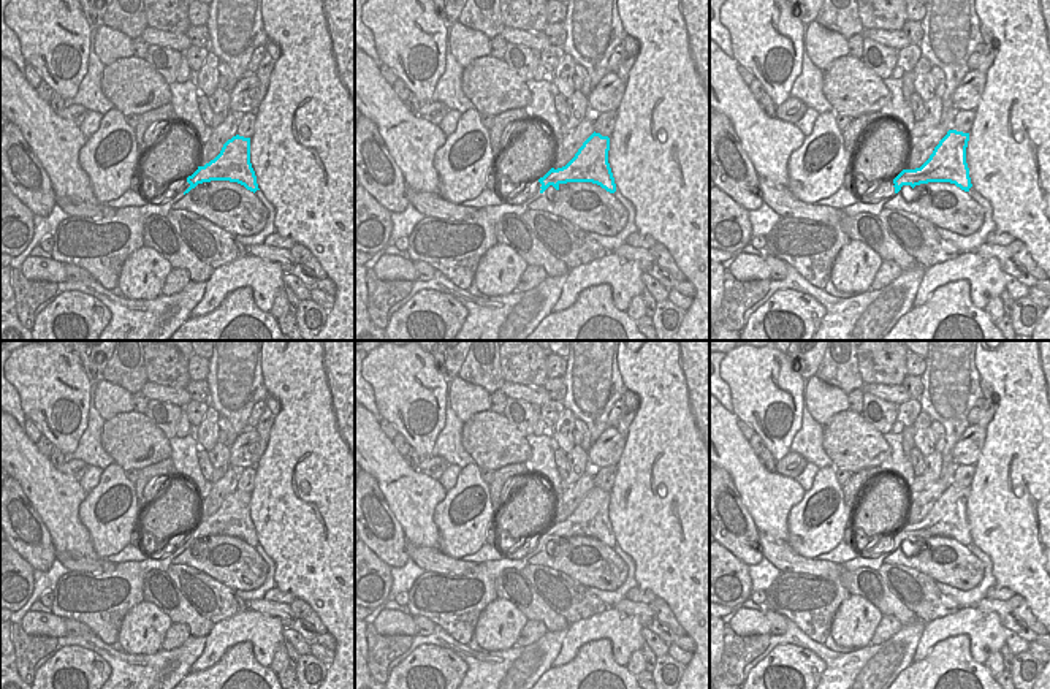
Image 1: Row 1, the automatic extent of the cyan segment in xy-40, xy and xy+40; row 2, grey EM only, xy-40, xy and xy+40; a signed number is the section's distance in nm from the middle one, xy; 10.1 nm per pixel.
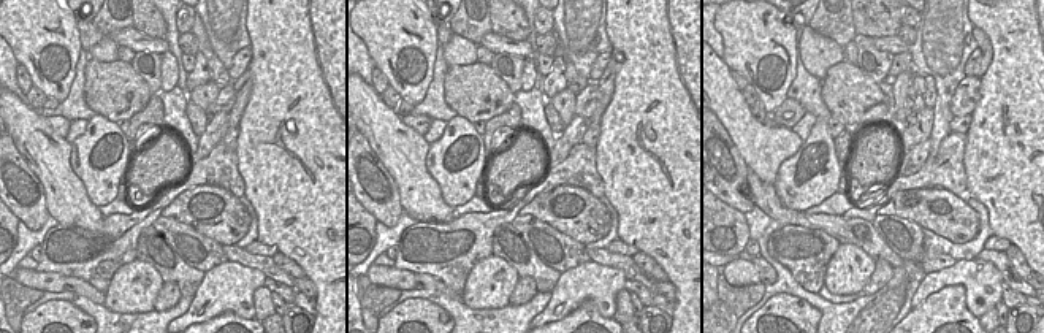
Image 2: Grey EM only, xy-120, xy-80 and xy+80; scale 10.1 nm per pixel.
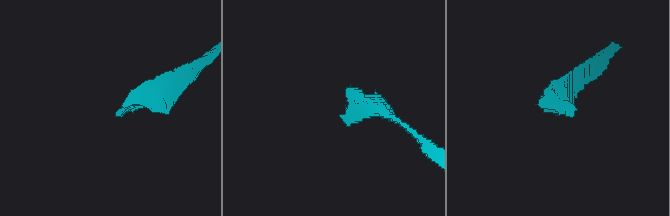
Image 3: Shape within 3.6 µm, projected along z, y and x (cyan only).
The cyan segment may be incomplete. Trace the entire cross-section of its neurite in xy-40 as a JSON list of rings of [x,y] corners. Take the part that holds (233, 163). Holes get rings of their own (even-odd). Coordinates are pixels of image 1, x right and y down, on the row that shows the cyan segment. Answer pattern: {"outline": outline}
{"outline": [[[236,135],[228,139],[214,160],[162,192],[154,203],[120,207],[103,219],[68,217],[52,236],[51,258],[86,269],[112,291],[124,261],[144,246],[144,222],[150,215],[166,217],[185,193],[211,181],[238,182],[253,193],[260,190],[250,163],[250,138]]]}

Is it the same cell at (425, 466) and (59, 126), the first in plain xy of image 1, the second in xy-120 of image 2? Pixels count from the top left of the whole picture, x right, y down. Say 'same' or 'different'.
same

